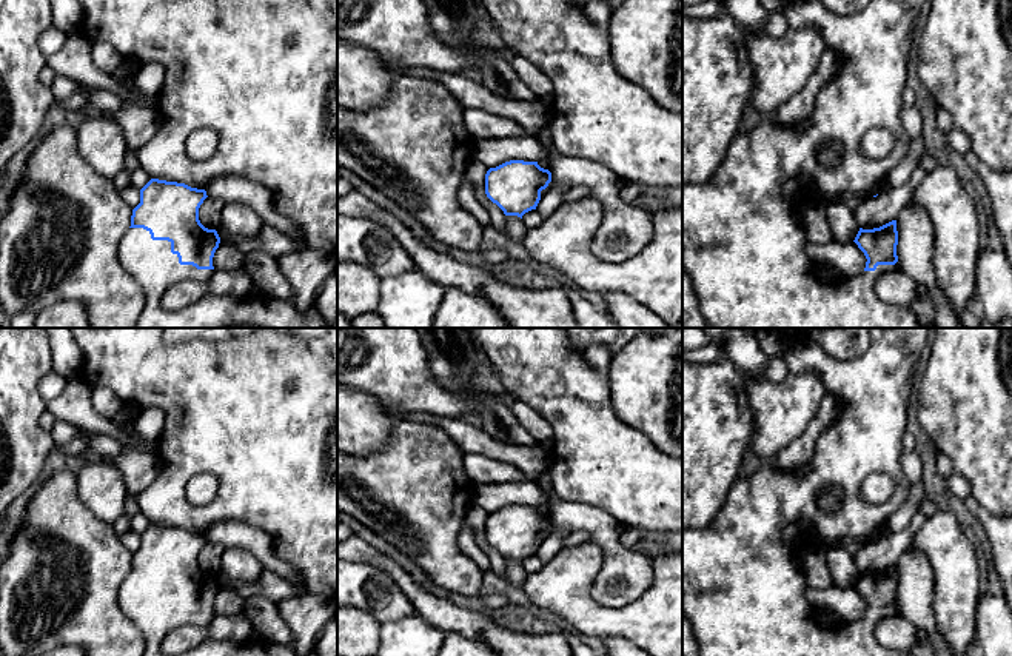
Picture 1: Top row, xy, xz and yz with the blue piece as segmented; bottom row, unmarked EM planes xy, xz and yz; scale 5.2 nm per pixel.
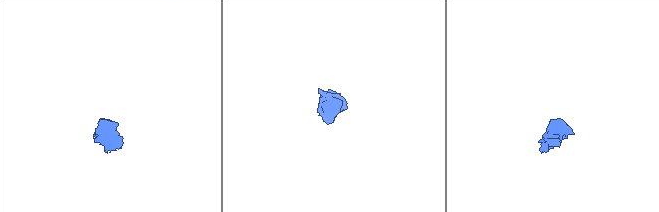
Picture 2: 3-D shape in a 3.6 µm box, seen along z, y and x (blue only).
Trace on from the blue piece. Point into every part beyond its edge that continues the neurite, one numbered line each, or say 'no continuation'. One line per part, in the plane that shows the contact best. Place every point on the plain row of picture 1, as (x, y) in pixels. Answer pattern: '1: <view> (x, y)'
1: xy (151, 609)

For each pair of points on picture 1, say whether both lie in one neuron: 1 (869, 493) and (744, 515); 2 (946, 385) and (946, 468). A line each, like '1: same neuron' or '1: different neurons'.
1: different neurons
2: different neurons

